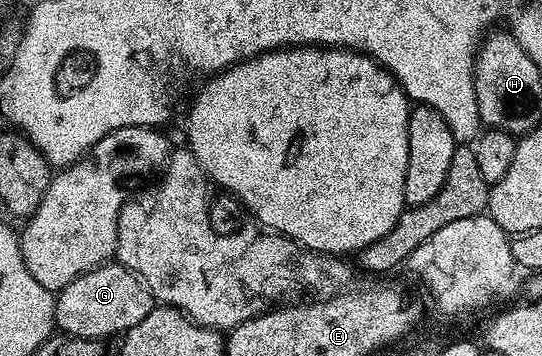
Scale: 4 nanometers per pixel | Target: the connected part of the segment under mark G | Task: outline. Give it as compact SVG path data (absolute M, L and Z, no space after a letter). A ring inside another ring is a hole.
M103 264L76 276L72 284L57 291L54 304L55 327L72 338L107 340L113 334L121 336L140 324L140 320L144 320L144 316L154 310L156 300L143 283L128 284L126 273L130 269L126 264L120 268L108 268Z

